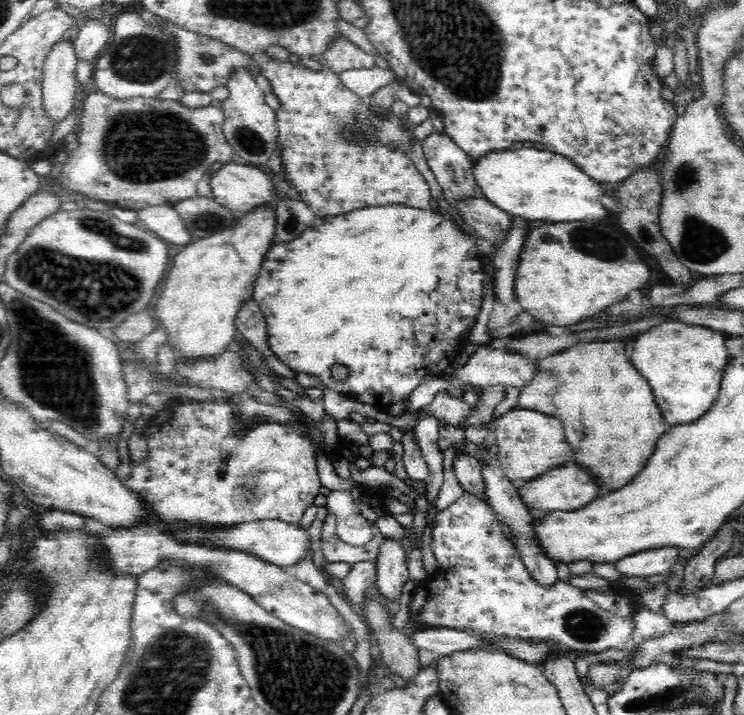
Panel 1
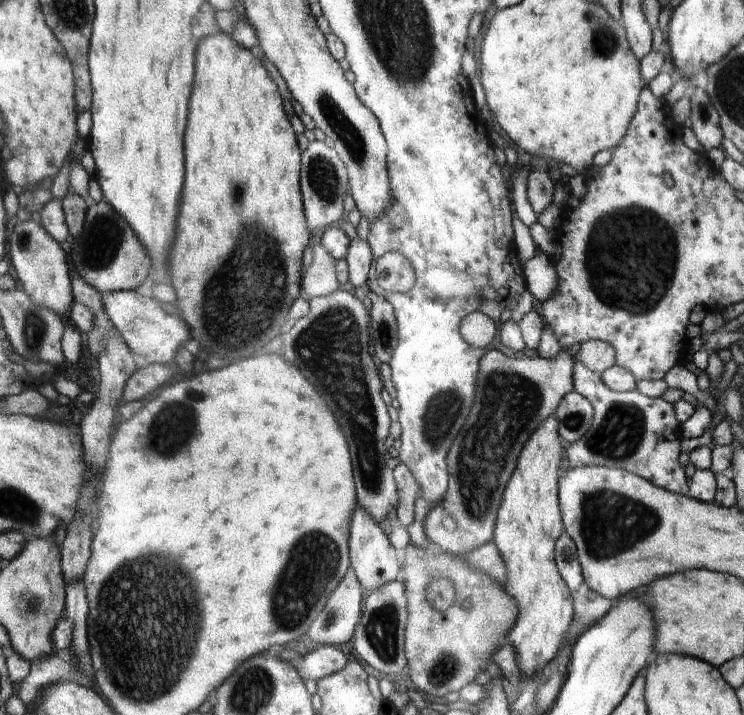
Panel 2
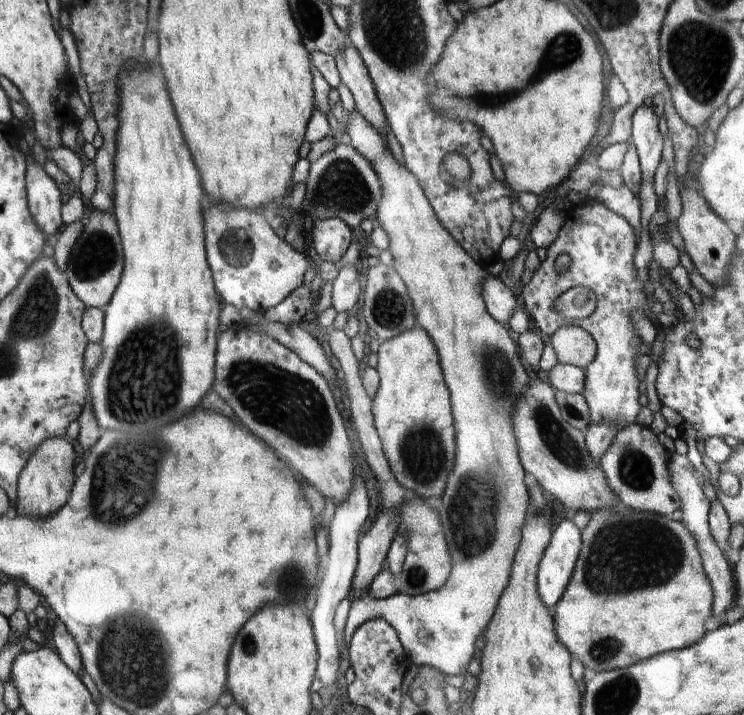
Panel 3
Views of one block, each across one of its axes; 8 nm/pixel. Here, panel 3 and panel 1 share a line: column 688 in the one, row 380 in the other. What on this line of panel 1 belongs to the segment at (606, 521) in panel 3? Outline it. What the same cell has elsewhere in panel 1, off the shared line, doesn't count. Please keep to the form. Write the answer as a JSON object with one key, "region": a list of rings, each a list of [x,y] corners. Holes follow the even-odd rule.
{"region":[[[590,342],[582,346],[570,346],[550,358],[538,358],[535,361],[536,377],[521,388],[518,396],[519,408],[532,409],[562,421],[566,440],[574,450],[574,462],[588,466],[588,470],[600,478],[599,487],[606,490],[603,494],[620,490],[620,486],[626,486],[632,478],[636,478],[652,457],[659,439],[672,427],[665,422],[655,403],[647,379],[626,360],[624,346],[622,342]]]}

